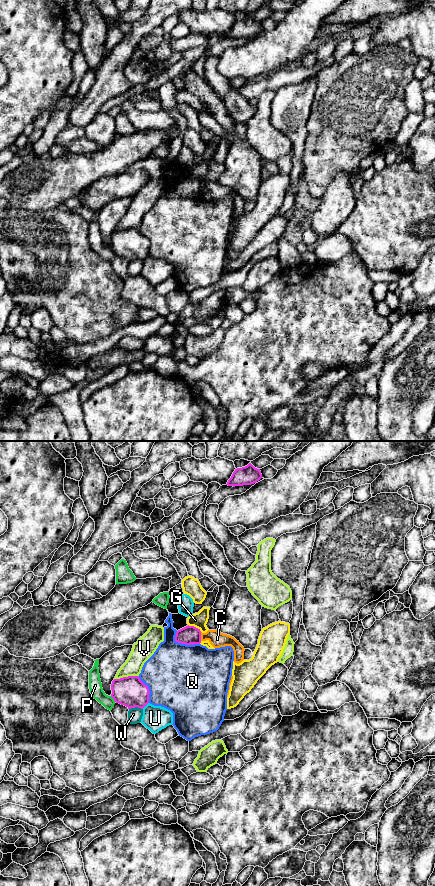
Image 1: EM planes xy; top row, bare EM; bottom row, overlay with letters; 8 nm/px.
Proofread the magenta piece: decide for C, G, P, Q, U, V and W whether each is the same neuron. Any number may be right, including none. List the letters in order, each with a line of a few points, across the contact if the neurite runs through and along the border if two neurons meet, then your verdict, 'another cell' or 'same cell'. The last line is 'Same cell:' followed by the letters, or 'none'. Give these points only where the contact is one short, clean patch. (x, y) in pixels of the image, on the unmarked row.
C: line xy (200, 184), (201, 192); another cell
G: another cell
P: another cell
Q: another cell
U: another cell
V: another cell
W: another cell
Same cell: none

